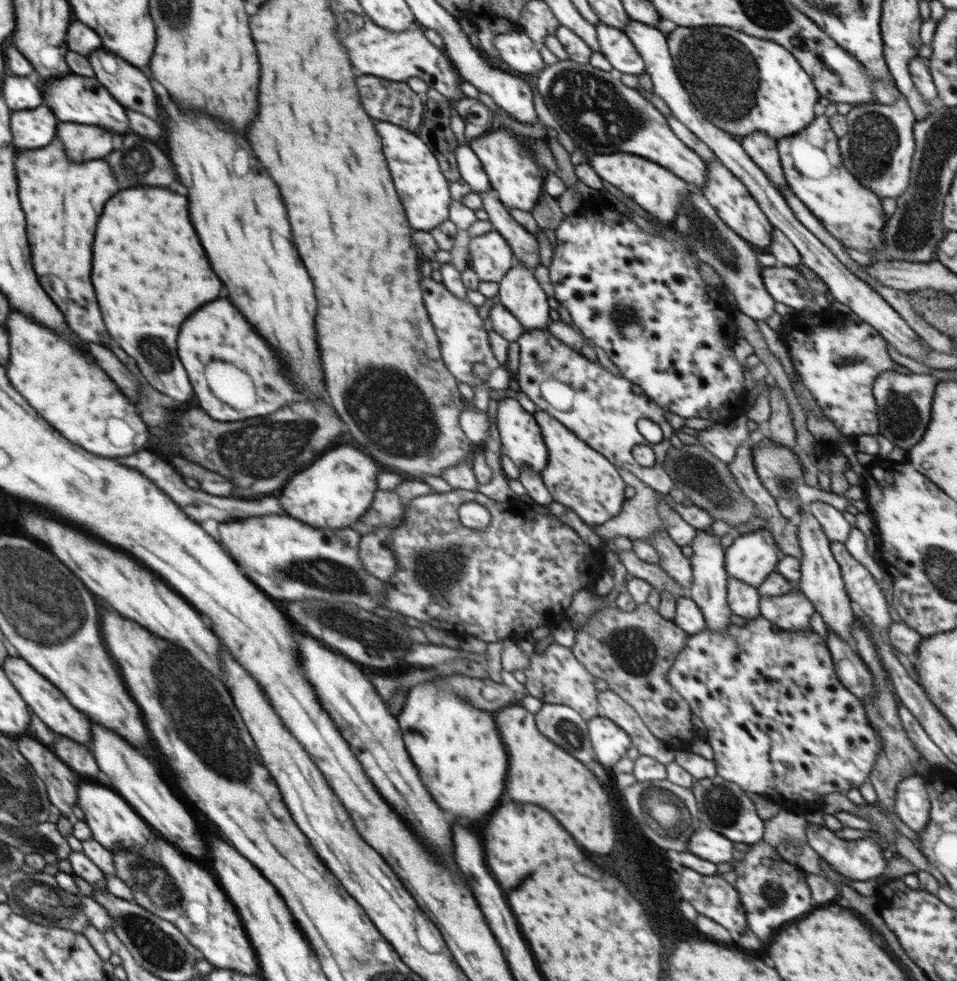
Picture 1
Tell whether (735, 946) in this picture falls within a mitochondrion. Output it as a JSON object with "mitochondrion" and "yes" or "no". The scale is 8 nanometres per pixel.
{"mitochondrion":"no"}

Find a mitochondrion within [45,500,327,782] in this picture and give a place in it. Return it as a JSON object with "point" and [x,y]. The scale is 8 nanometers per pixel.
{"point":[165,672]}

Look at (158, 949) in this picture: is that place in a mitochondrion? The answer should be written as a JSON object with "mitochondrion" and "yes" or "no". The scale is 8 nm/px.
{"mitochondrion":"yes"}

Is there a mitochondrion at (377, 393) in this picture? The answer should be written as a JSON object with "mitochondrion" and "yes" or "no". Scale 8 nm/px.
{"mitochondrion":"yes"}

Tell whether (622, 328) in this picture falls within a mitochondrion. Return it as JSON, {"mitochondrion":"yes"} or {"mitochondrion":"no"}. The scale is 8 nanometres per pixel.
{"mitochondrion":"yes"}

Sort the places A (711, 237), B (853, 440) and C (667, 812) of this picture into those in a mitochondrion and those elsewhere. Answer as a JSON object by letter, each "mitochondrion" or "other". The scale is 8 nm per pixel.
{"A":"mitochondrion","B":"other","C":"mitochondrion"}

